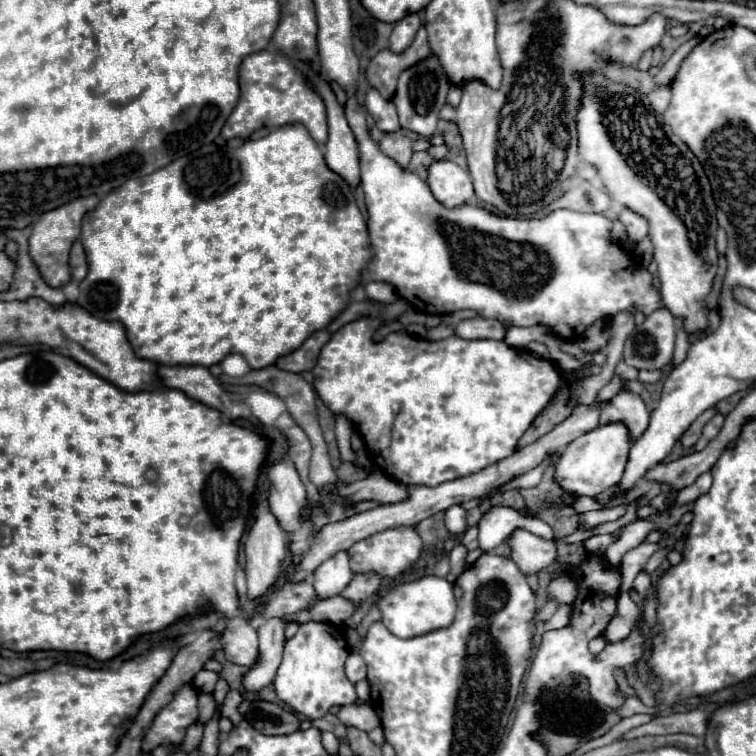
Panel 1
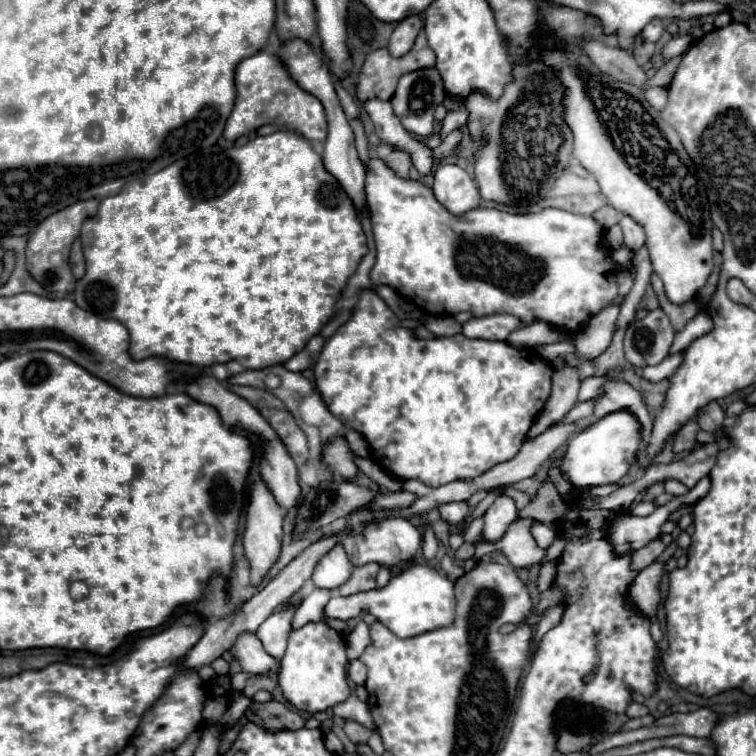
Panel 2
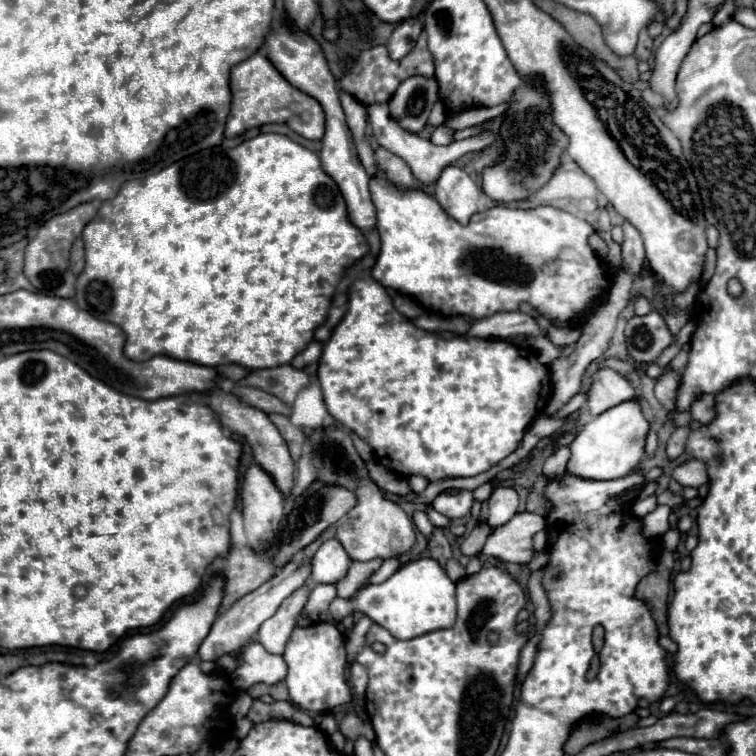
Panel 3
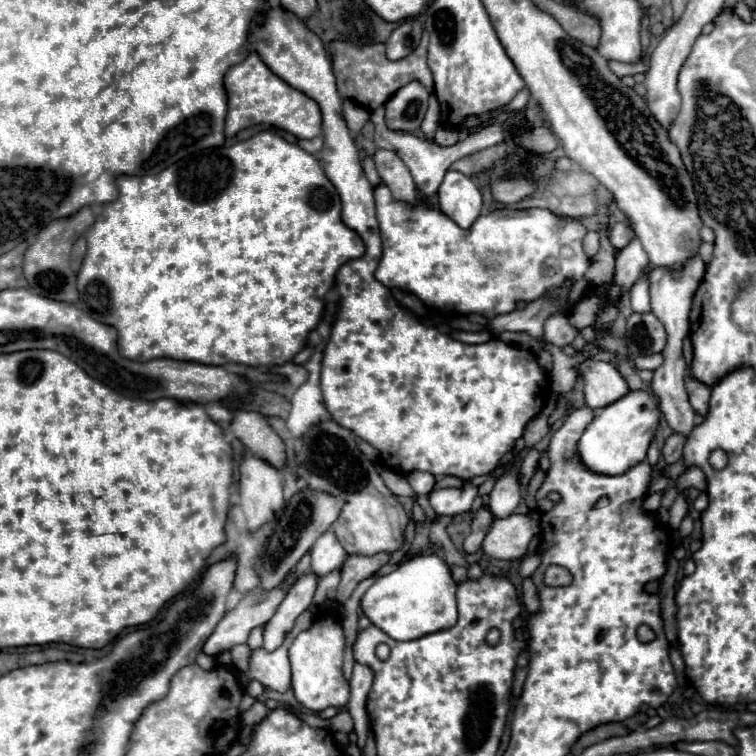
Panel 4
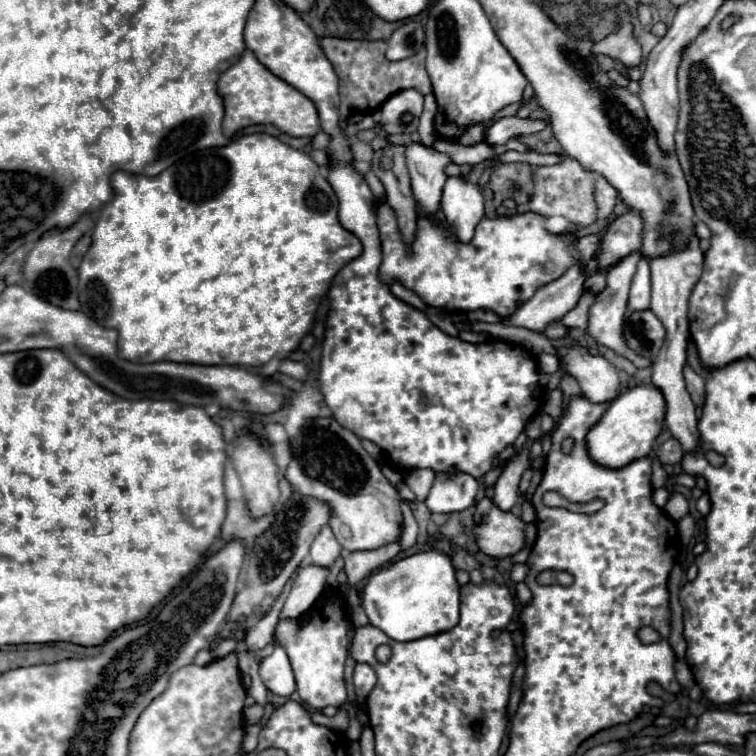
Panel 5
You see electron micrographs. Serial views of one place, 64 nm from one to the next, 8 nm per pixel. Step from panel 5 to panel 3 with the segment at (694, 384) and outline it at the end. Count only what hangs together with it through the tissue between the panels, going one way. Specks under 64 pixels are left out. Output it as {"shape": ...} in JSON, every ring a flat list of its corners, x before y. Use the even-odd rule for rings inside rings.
{"shape":[[710,394,698,396,698,398,692,402,690,414,692,414,692,420,698,420,700,424,712,422,712,418,714,418,714,414,716,414,716,412,714,412,714,396,710,396]]}

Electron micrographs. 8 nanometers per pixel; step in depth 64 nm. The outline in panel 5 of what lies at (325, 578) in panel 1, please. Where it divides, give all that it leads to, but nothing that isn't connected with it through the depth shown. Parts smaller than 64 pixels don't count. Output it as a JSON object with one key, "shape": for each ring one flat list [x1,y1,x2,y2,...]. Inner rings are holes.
{"shape":[[326,524,316,540,312,542,312,548,310,548,310,558,312,558,312,564,318,564,318,566,332,566,332,562,338,558,338,554,342,552,340,544,336,542,334,534,332,534,332,528]]}

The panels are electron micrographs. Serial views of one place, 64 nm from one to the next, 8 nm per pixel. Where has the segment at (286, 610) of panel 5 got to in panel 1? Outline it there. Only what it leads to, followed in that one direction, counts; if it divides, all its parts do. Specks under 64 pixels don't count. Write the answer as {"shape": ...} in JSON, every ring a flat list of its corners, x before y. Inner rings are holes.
{"shape":[[270,618,266,624,258,630,258,640,260,640,260,658,256,666,250,668,250,672,244,676,244,688,258,692,262,690,276,674,282,652,284,652,284,632,286,632,286,620,284,618]]}

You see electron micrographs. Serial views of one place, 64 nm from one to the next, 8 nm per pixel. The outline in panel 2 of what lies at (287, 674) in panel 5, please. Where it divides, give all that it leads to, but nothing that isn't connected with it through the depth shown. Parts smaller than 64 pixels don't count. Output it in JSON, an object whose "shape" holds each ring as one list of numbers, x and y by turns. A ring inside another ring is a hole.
{"shape":[[242,634,236,640,232,654,244,668,244,678,230,680,234,690,242,690,246,686,246,682,254,676,274,676,280,672,280,660,276,660,276,658,268,656,268,652,264,652,256,634]]}

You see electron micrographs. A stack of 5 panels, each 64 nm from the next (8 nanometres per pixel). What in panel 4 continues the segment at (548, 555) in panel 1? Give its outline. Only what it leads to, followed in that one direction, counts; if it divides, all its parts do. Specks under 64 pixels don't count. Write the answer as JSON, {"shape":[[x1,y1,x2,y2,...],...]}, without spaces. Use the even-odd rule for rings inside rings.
{"shape":[[510,514,506,518,494,518,490,530,484,536,482,550,490,558,498,560,520,560,532,540,538,534,538,514,530,516]]}

